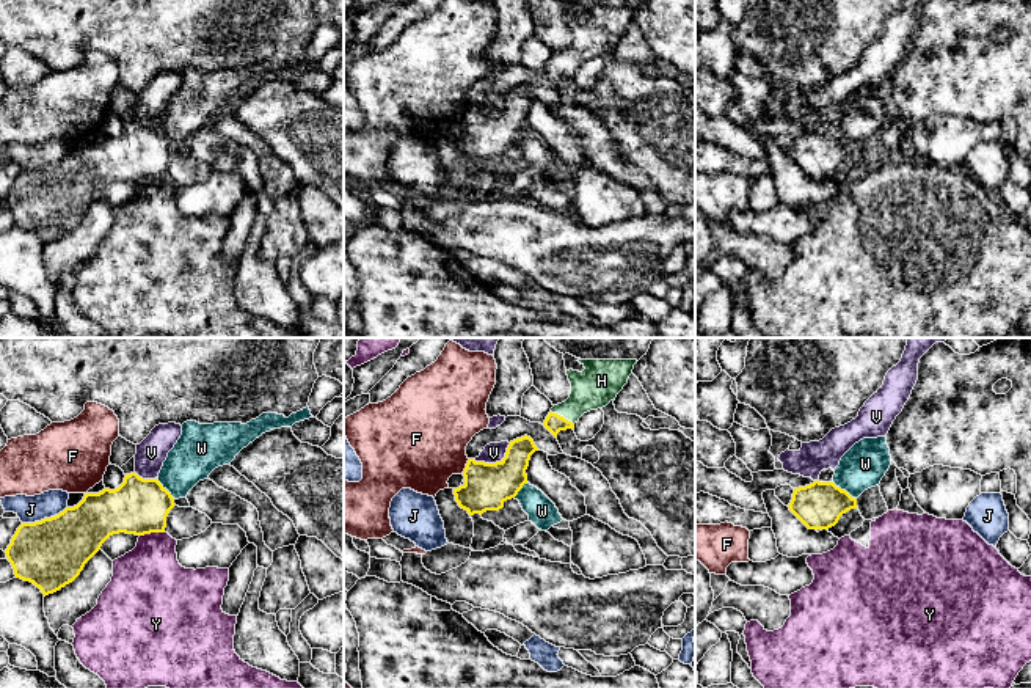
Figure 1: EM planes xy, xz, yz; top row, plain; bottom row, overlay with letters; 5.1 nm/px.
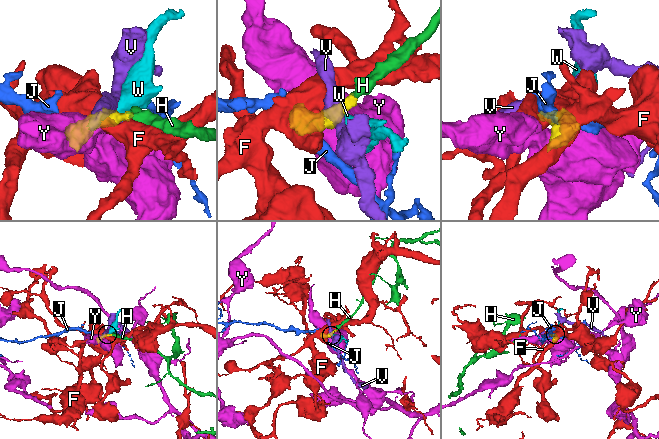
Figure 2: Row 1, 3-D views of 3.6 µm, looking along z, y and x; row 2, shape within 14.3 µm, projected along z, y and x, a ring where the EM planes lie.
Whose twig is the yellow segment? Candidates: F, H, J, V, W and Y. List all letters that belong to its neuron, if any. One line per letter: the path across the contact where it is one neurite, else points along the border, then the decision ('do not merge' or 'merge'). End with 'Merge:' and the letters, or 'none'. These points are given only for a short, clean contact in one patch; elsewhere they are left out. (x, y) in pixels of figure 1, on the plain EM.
F: border xz (469, 107), (462, 120); do not merge
H: way xz (554, 71), (562, 65), (598, 32); merge
J: do not merge
V: border xz (510, 91), (499, 109), (476, 110), (473, 107); do not merge
W: border yz (832, 129), (856, 148); do not merge
Y: border xy (163, 179), (151, 179), (140, 184); do not merge
Merge: H

